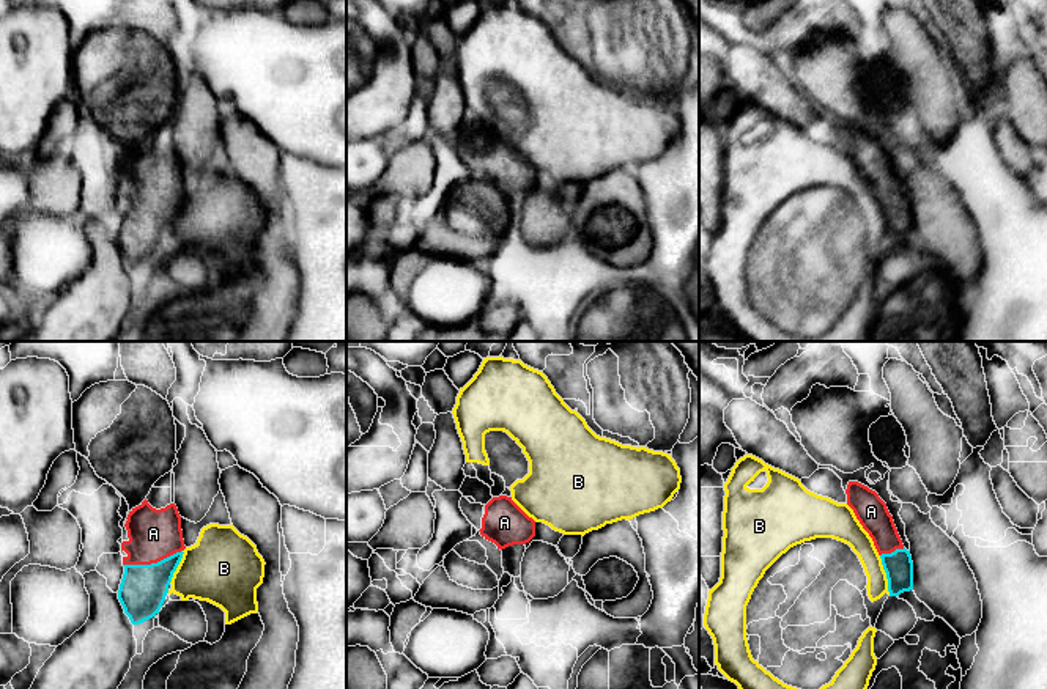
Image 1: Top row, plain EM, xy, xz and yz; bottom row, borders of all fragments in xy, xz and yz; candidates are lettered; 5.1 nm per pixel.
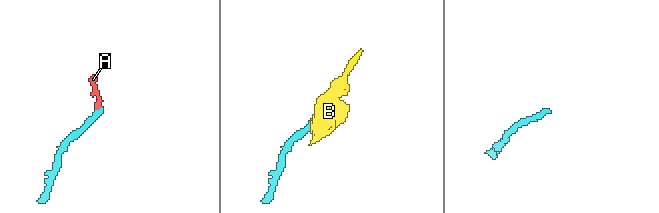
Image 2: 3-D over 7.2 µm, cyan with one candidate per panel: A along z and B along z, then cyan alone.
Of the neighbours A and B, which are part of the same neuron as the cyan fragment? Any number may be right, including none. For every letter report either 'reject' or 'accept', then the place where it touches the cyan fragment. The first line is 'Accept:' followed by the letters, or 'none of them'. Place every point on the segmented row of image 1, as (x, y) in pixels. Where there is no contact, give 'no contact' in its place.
Accept: A
A: accept | xy (151, 563)
B: reject | yz (887, 574)

